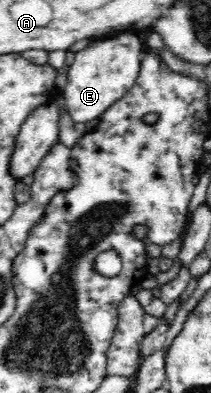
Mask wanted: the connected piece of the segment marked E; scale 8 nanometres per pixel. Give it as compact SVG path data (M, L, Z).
M133 31L94 39L89 46L75 53L75 60L67 70L67 86L60 92L65 97L69 117L75 123L99 120L105 111L135 85L147 49L140 33Z

